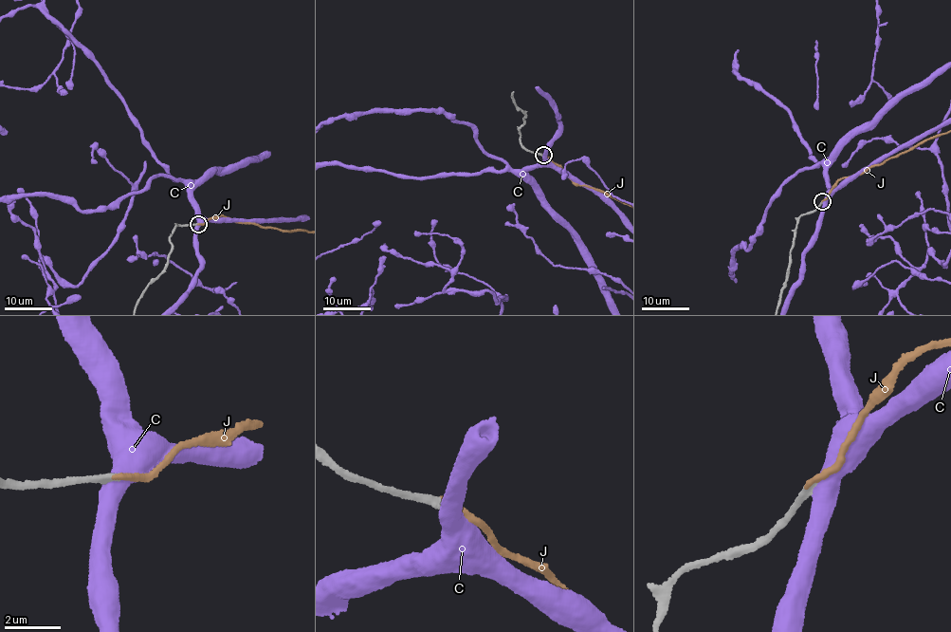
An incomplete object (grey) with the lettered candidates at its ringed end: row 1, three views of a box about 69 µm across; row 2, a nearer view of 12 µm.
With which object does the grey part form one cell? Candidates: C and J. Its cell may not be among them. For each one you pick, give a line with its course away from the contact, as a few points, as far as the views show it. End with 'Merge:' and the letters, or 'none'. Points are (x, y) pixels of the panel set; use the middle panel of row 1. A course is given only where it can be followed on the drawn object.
Merge: J

